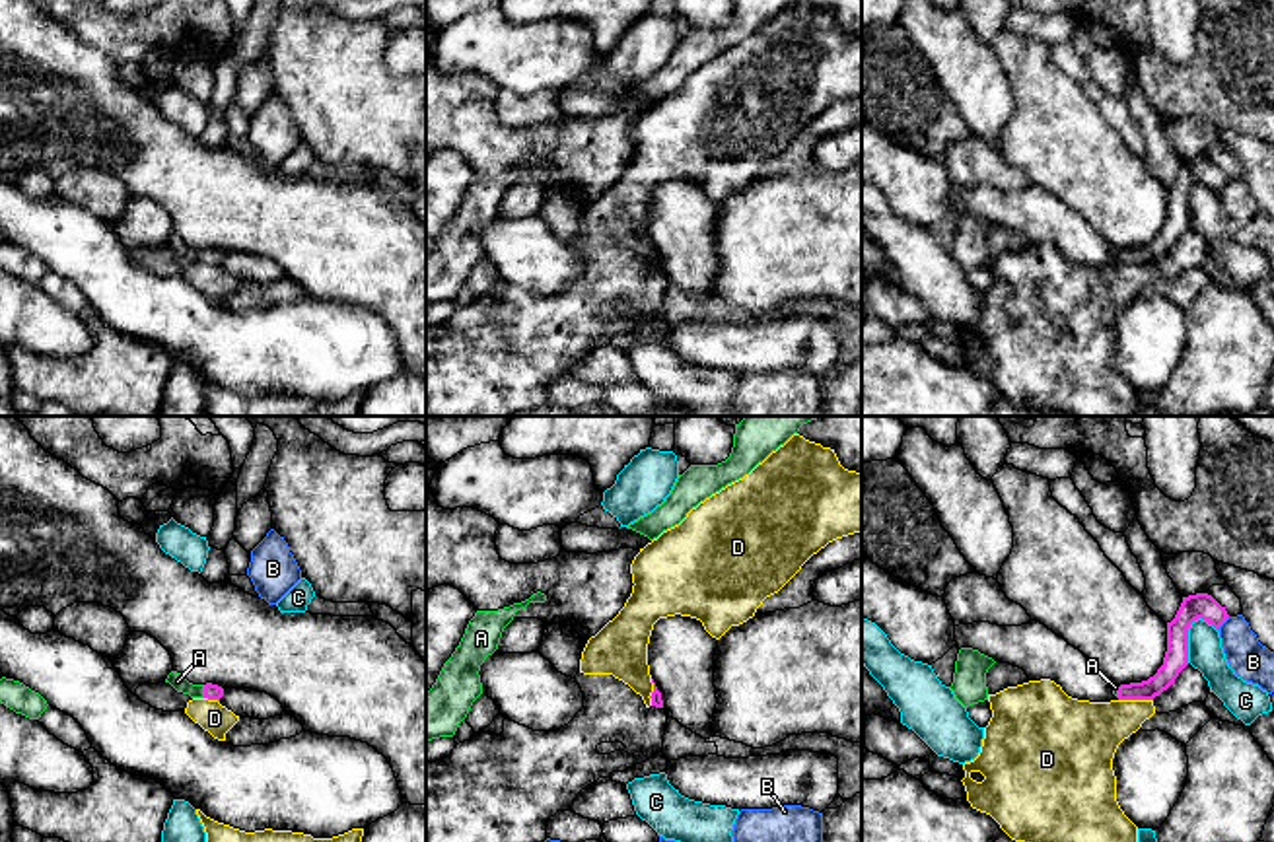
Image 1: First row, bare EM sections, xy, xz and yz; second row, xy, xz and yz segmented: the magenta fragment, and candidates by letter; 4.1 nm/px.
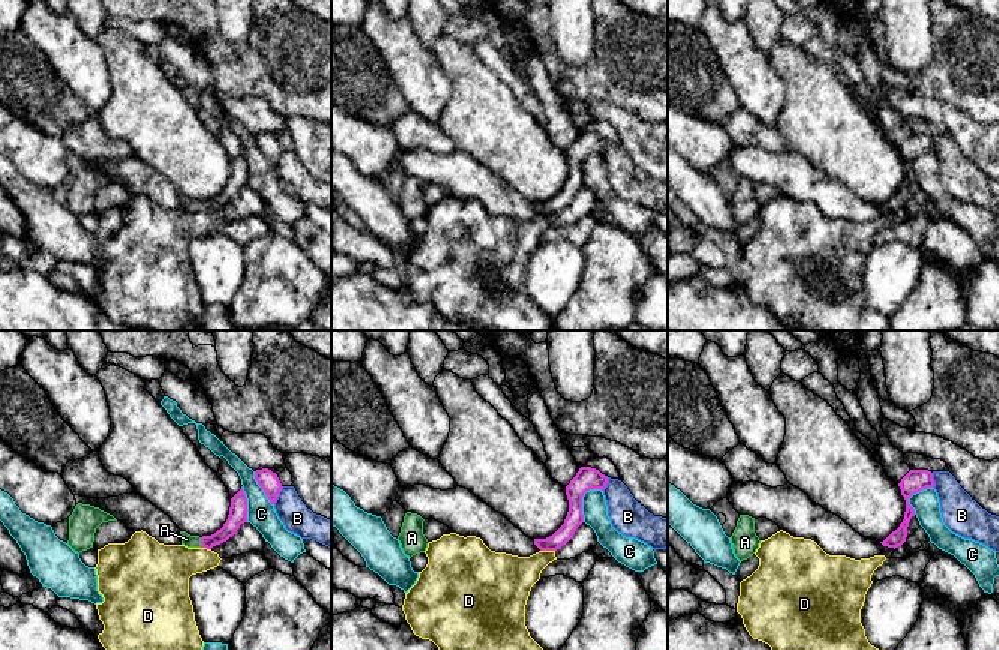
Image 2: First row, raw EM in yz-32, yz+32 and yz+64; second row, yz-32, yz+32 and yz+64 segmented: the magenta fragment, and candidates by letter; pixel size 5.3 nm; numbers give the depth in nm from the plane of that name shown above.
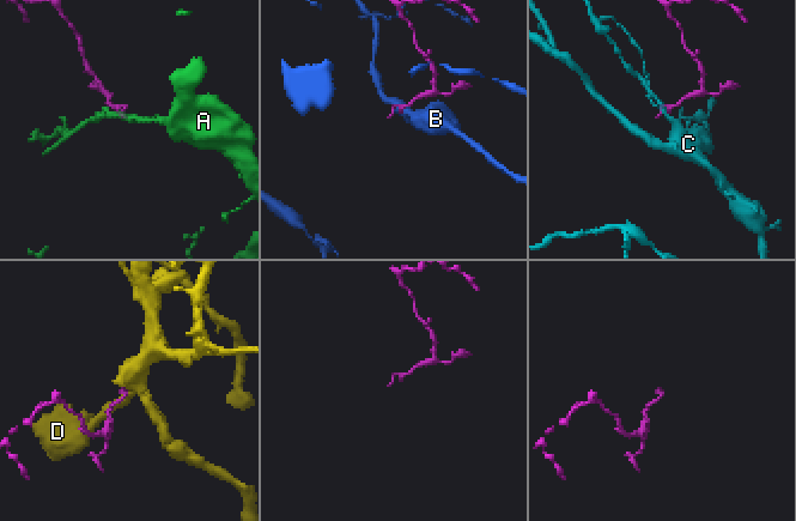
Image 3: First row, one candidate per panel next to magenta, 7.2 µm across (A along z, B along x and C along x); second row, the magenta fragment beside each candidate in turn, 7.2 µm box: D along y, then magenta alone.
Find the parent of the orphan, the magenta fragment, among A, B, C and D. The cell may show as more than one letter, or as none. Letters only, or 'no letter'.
A

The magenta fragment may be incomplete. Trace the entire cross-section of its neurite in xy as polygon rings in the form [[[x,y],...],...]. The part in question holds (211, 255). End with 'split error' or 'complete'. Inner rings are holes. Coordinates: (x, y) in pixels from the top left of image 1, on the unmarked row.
[[[171,235],[165,243],[177,257],[189,259],[191,263],[218,264],[224,261],[224,253],[212,247],[193,249],[181,237]]]; split error

